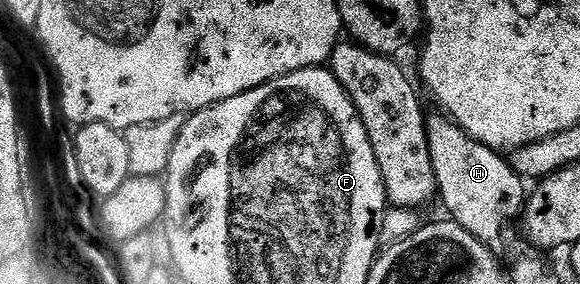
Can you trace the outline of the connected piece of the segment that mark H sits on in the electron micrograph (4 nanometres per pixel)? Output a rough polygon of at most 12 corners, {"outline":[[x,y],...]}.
{"outline":[[447,115],[427,117],[445,213],[487,248],[524,211],[525,181]]}

